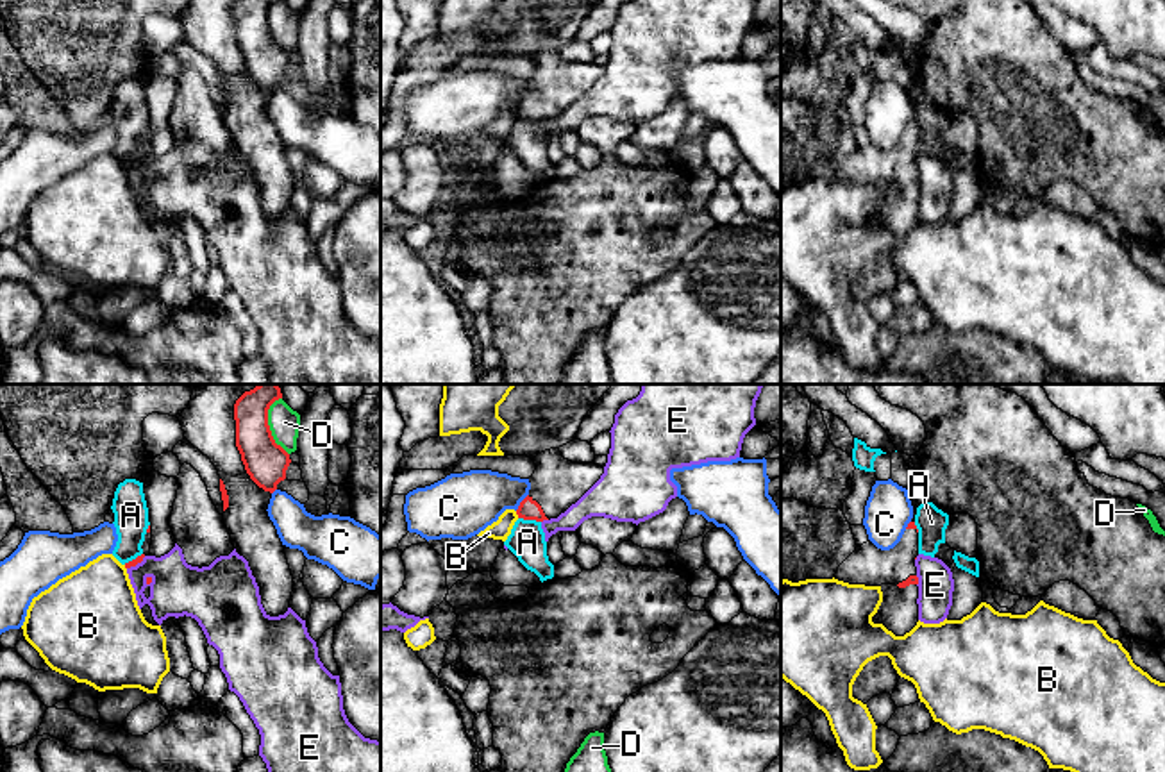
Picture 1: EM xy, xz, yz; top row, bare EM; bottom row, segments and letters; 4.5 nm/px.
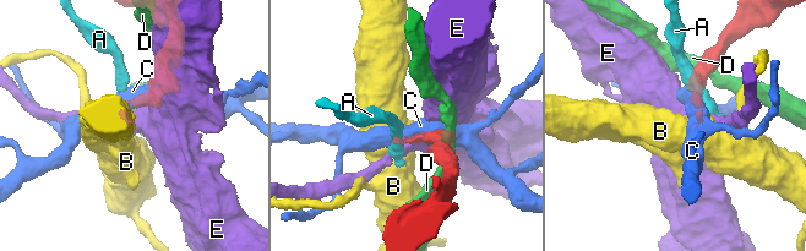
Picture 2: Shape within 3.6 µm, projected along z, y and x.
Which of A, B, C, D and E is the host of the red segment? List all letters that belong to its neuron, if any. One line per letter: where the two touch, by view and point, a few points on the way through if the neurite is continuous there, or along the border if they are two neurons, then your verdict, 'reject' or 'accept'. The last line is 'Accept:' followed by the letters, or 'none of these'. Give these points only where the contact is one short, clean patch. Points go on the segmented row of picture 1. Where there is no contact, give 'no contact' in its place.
A: meets red in xz at (529, 519); border along xz (519, 517), (540, 522); reject
B: meets red in xz at (517, 513); border along xz (515, 511), (519, 517); reject
C: meets red in xz at (520, 503); reject
D: meets red in xy at (268, 426); border along xy (279, 397), (268, 410), (268, 429), (272, 438), (288, 454); reject
E: meets red in xz at (544, 519); reject
Accept: none of these

